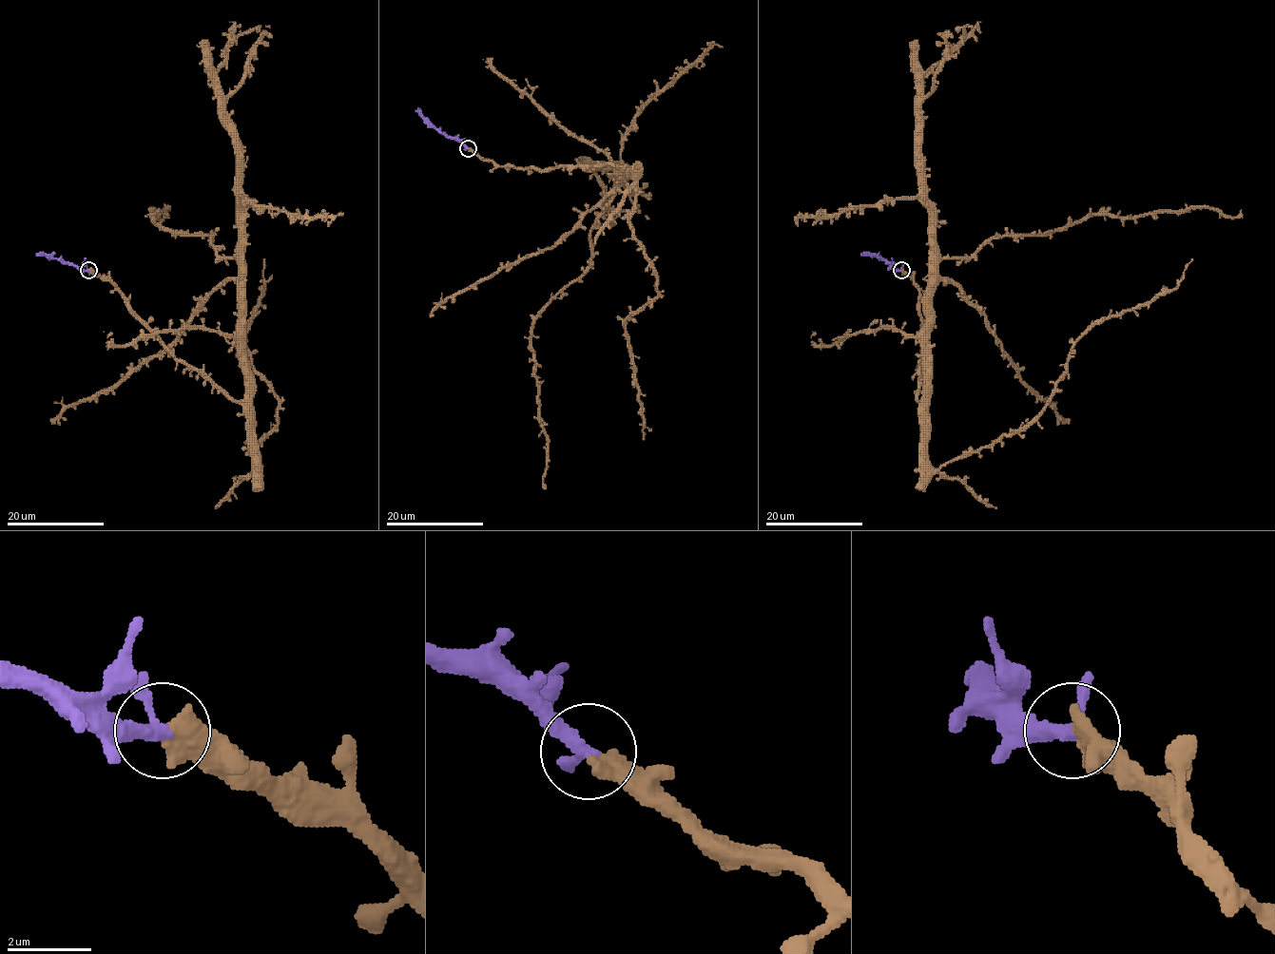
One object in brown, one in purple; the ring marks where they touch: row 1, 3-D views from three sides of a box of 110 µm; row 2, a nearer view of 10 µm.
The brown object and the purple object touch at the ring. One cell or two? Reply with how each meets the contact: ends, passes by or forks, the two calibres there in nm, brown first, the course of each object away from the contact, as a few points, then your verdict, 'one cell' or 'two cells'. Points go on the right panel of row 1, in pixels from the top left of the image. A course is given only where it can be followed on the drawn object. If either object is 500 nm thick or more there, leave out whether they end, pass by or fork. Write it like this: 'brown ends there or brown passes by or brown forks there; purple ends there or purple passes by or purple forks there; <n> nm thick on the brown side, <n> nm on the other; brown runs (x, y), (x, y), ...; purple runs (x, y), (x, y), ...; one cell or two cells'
550 nm thick on the brown side, 280 nm on the other; brown runs (900, 270), (917, 287), (925, 400), (929, 275), (943, 258), (1094, 214), (1241, 209); purple runs (900, 270), (863, 253); one cell

